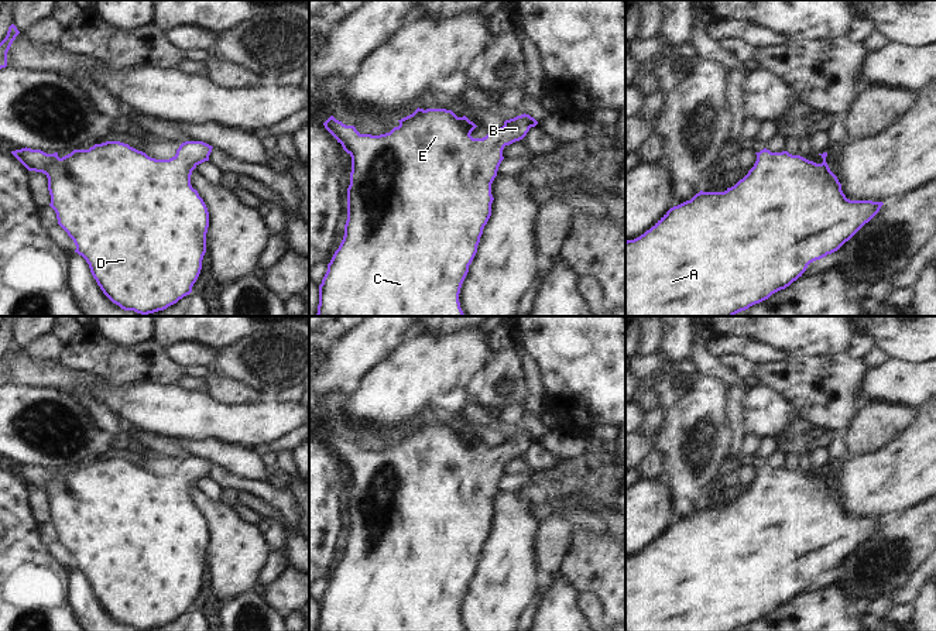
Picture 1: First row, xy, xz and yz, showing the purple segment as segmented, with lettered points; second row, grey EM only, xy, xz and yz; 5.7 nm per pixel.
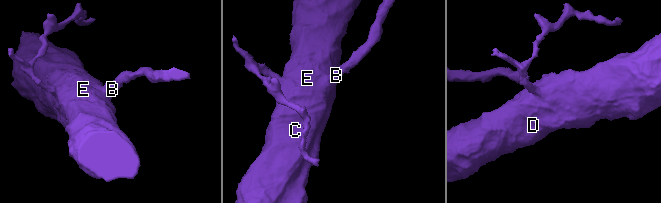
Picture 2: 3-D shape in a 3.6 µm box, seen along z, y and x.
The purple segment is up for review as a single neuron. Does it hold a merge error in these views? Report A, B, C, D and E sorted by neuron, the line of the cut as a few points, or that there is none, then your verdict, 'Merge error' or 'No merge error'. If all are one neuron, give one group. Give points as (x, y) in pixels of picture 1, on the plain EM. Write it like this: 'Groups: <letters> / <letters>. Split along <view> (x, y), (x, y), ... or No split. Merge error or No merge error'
Groups: A B C D E. No split. No merge error.

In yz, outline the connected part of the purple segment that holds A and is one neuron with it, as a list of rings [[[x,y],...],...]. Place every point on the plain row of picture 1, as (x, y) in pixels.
[[[764,464],[755,470],[757,477],[754,483],[734,503],[727,504],[724,508],[700,507],[690,517],[671,524],[644,551],[625,558],[625,631],[736,631],[789,603],[802,593],[810,579],[837,567],[868,539],[884,521],[882,518],[847,515],[841,507],[841,500],[826,479],[827,469],[819,470],[823,474],[822,480],[816,480],[800,471],[792,471],[788,467],[771,469]]]

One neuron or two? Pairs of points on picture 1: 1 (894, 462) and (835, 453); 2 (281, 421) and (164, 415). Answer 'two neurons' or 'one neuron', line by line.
1: two neurons
2: one neuron

